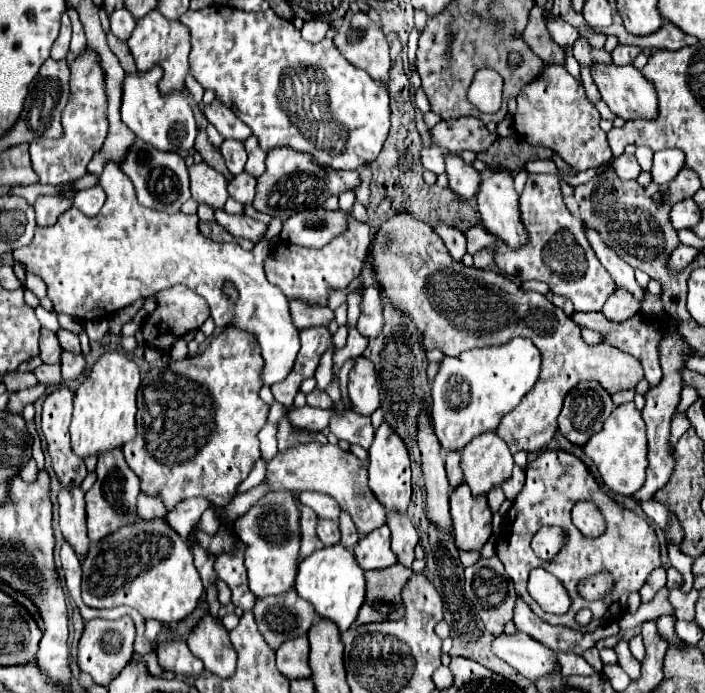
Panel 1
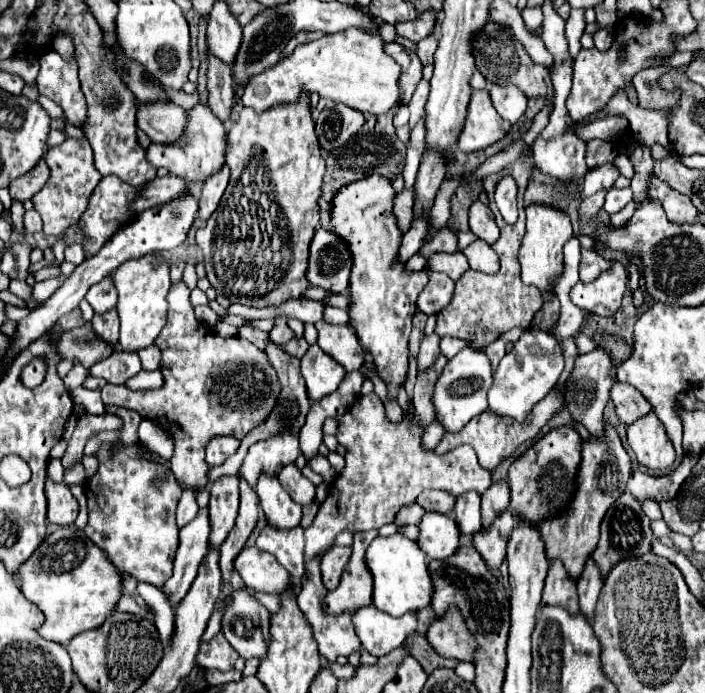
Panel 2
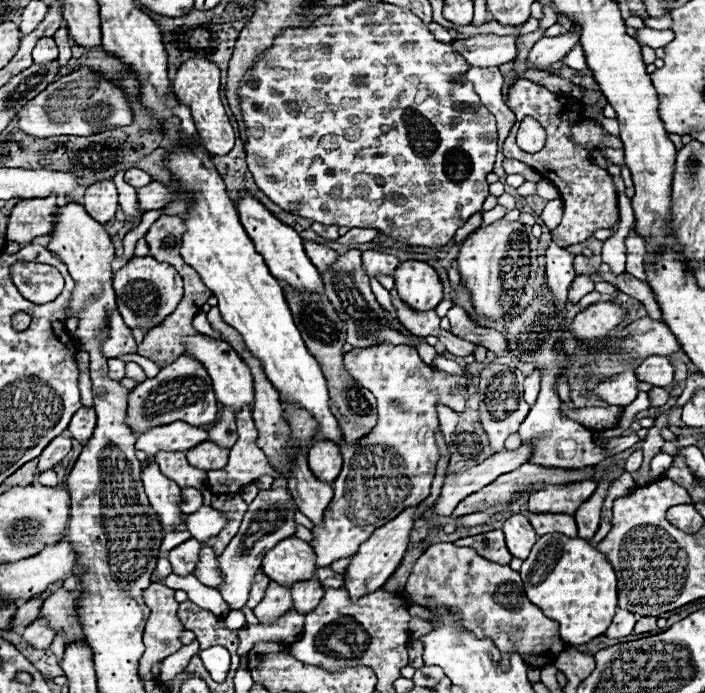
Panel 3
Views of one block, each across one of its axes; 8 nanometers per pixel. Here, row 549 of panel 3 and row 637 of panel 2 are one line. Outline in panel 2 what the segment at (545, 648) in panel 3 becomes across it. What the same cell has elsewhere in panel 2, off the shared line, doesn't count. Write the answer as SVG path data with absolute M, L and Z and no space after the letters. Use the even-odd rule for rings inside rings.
M456 608L448 610L444 618L438 618L428 628L428 642L446 658L472 660L472 652L476 650L476 642Z

